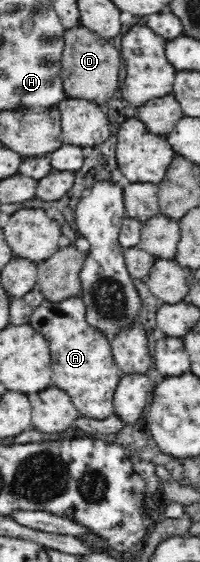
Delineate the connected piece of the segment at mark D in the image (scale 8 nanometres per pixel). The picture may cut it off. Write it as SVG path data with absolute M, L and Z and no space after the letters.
M82 26L65 29L64 52L61 58L61 79L65 96L68 99L86 99L96 105L104 104L114 96L118 88L118 72L120 72L120 56L108 39Z

